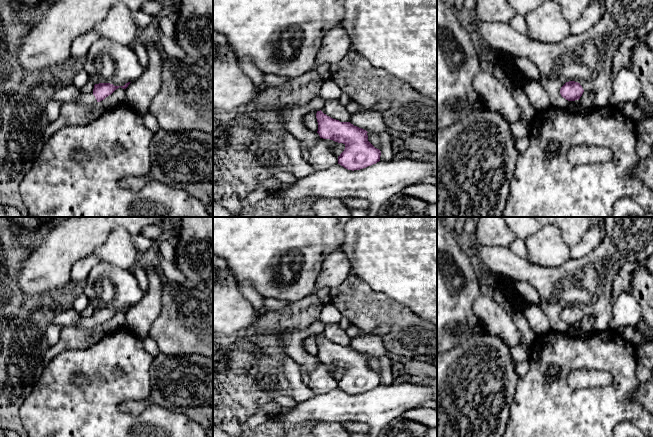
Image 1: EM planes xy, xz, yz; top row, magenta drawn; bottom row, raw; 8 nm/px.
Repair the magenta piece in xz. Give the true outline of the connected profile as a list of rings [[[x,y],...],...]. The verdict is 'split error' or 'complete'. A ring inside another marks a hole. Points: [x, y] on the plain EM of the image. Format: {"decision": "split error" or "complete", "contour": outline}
{"decision": "complete", "contour": [[[321,334],[317,335],[316,342],[318,346],[317,357],[320,362],[330,363],[345,369],[344,375],[338,380],[338,388],[348,394],[354,395],[366,392],[380,385],[381,375],[368,365],[368,356],[366,354],[354,350],[350,346],[340,346],[339,344],[333,343]]]}

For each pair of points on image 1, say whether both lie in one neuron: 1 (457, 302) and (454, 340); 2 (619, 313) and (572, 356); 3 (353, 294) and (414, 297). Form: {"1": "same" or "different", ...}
{"1": "same", "2": "different", "3": "different"}

